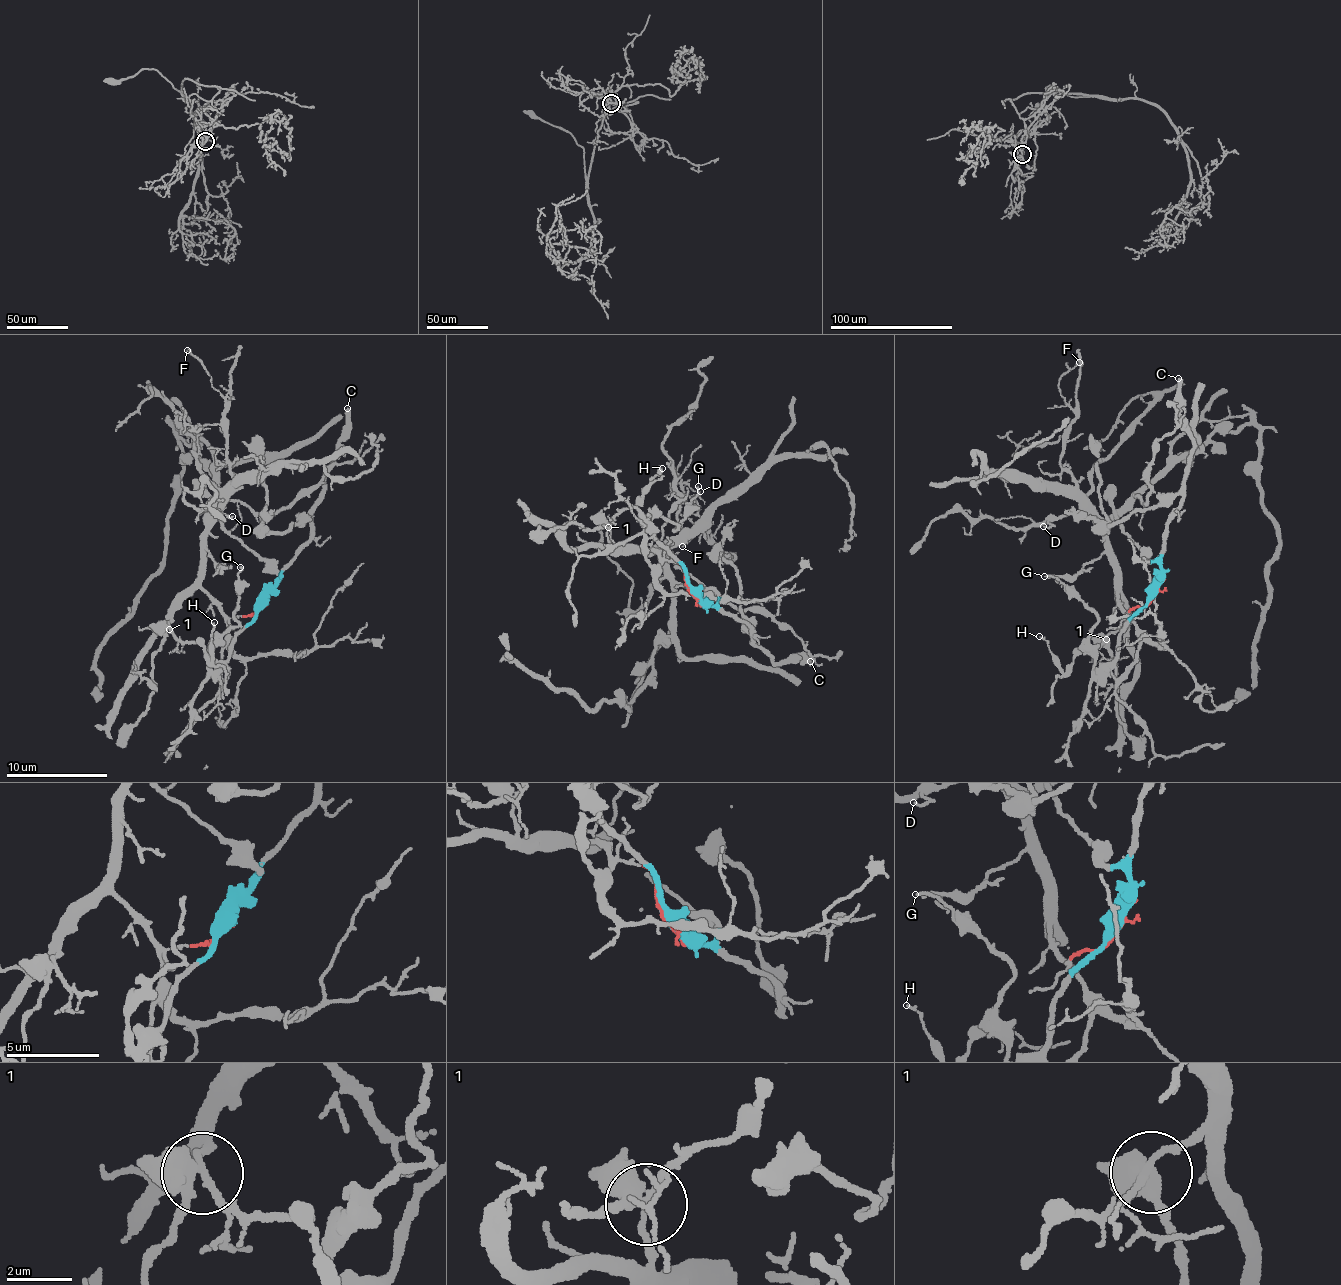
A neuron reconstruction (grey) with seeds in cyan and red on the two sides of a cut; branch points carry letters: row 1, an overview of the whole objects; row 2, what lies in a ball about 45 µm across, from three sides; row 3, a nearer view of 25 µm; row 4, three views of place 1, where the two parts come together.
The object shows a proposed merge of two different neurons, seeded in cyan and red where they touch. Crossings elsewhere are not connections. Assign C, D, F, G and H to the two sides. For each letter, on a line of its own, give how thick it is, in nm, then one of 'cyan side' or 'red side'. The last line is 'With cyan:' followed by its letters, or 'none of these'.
C: 340 nm | cyan side
D: 130 nm | red side
F: 100 nm | red side
G: 140 nm | cyan side
H: 120 nm | red side
With cyan: C, G

